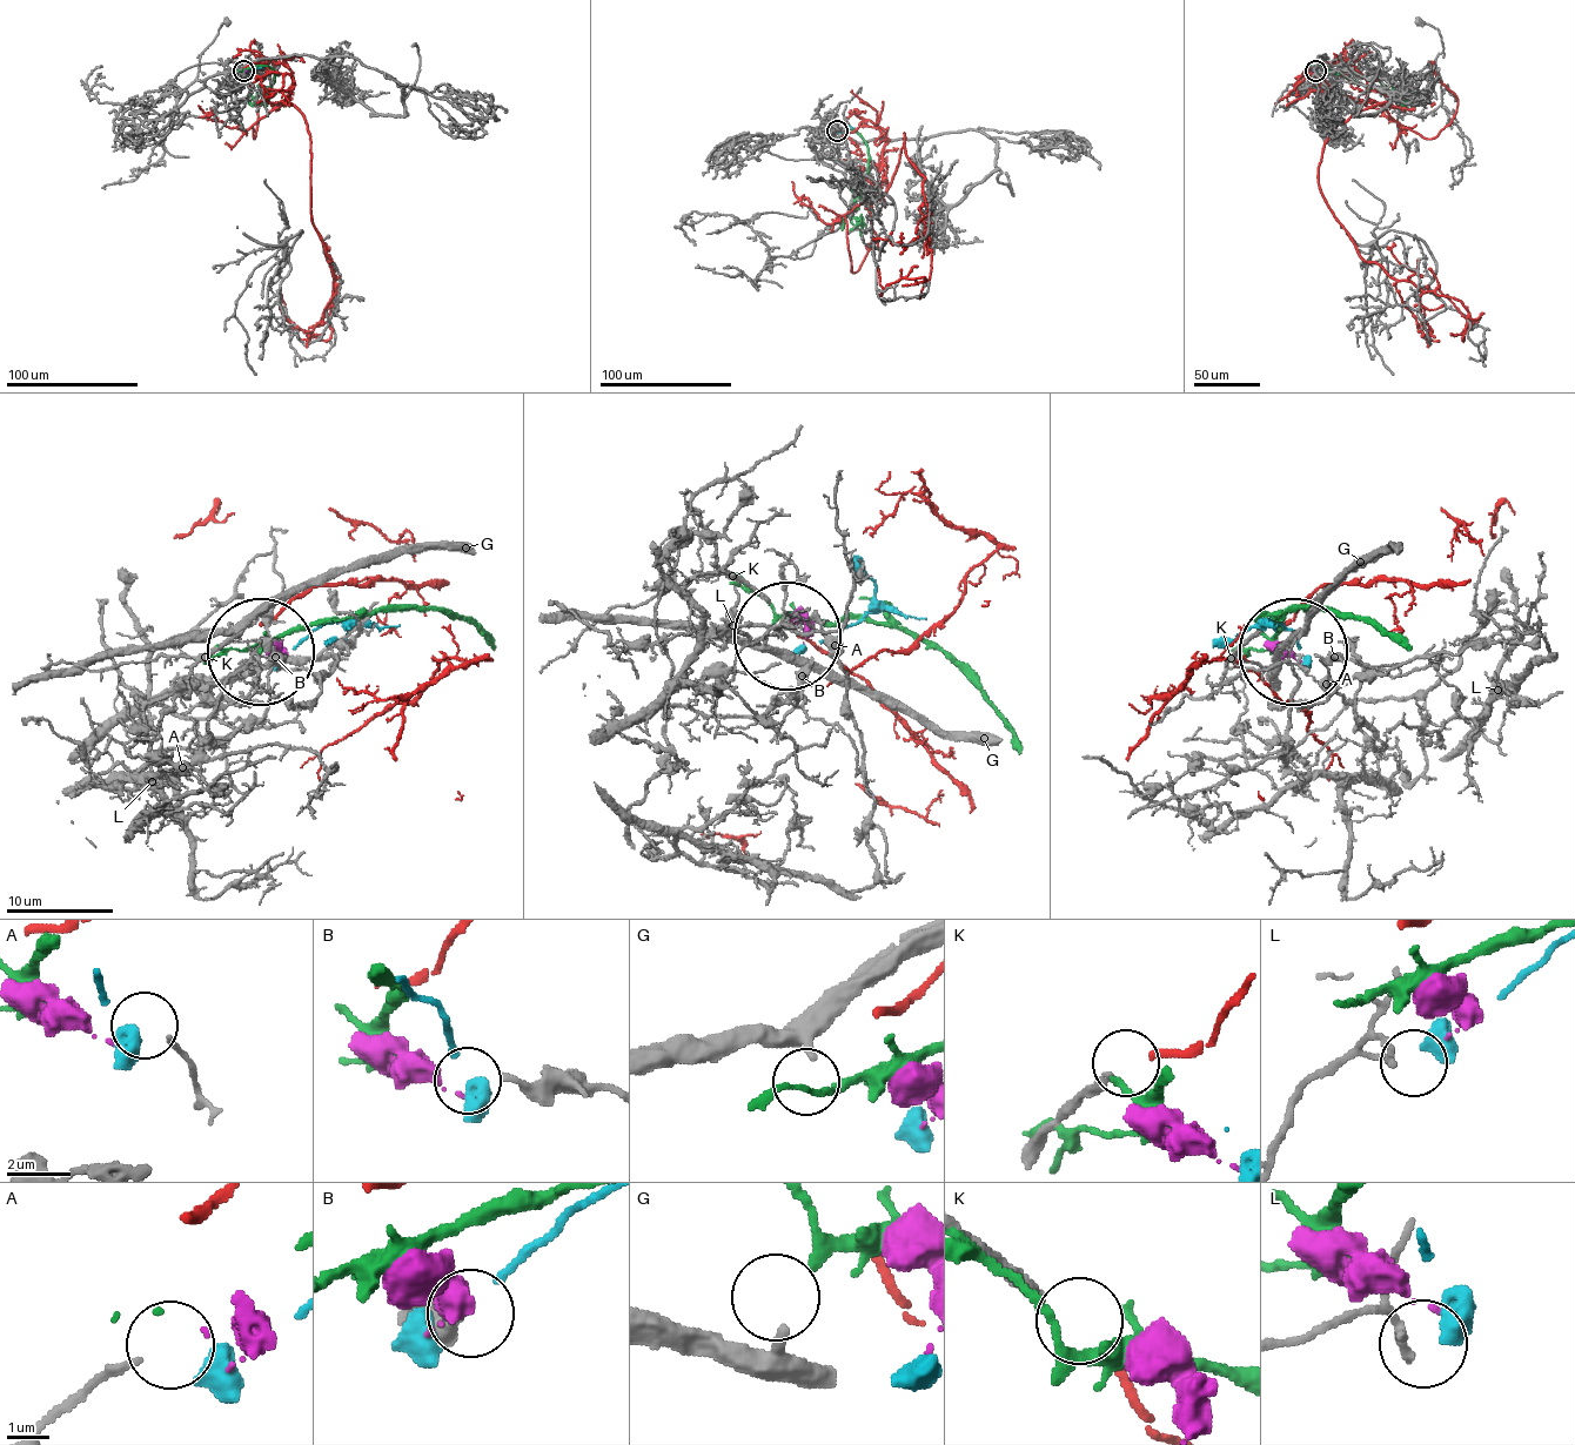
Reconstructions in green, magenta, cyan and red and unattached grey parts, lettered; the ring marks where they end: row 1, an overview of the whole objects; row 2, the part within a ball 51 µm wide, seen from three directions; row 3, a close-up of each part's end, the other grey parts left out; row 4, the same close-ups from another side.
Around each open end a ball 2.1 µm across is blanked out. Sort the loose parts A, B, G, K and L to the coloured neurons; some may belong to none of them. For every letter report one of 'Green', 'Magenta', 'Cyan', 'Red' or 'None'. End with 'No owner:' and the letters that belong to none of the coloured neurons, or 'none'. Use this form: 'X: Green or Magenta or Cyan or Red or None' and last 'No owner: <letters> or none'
A: Cyan
B: Magenta
G: Green
K: Red
L: None
No owner: L

